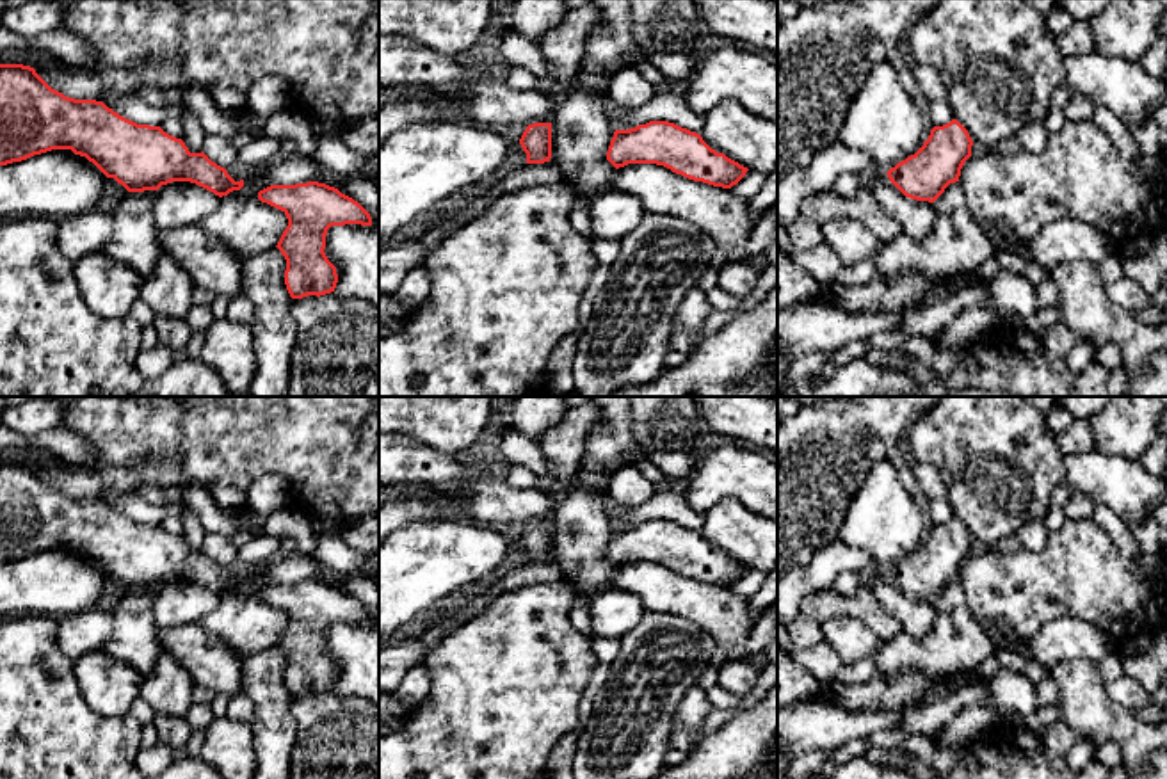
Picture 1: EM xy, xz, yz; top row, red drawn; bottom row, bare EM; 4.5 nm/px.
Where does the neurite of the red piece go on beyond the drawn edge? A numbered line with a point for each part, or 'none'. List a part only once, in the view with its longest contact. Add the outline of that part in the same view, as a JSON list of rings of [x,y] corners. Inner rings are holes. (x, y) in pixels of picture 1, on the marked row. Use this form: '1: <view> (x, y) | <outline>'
none

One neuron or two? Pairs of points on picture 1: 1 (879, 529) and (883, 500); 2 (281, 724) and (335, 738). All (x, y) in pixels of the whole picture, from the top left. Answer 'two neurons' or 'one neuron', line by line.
1: one neuron
2: two neurons

